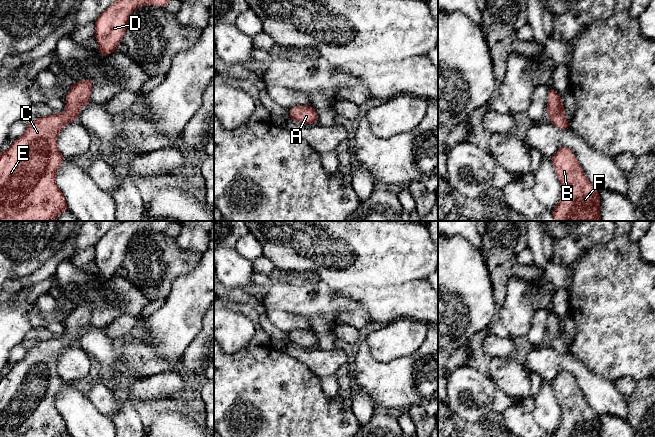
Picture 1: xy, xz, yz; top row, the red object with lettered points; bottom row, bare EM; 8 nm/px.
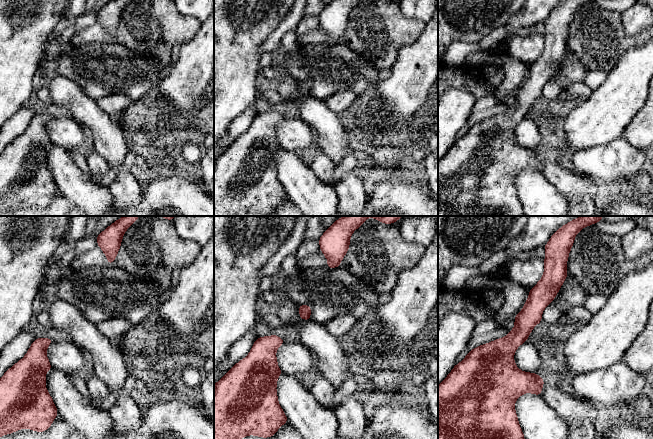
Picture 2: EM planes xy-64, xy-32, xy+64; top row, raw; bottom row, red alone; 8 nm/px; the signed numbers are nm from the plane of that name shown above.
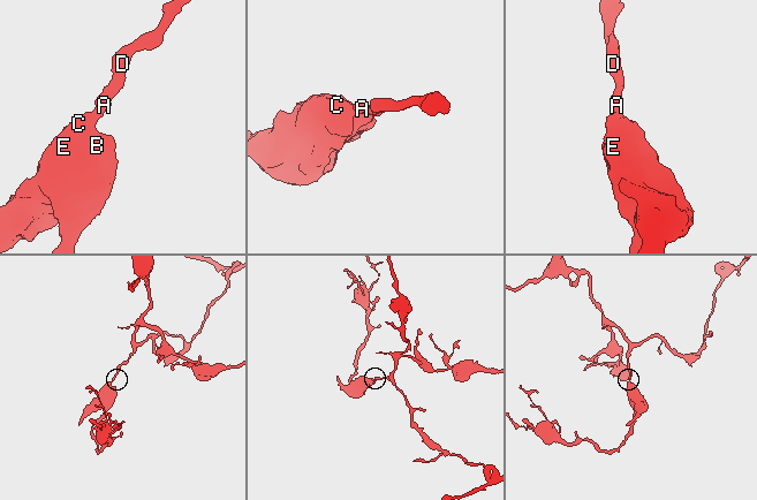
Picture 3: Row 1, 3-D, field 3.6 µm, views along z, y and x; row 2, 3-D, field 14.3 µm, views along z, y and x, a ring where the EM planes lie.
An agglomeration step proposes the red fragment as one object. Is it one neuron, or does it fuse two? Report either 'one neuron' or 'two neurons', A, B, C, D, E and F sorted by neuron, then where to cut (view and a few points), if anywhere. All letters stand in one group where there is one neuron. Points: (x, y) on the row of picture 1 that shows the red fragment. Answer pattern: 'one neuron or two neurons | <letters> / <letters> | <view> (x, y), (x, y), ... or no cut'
one neuron | A B C D E F | no cut

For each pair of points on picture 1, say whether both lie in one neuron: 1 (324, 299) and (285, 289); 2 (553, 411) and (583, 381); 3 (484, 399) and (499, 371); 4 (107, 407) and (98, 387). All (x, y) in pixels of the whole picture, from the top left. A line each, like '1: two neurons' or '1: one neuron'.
1: one neuron
2: two neurons
3: two neurons
4: one neuron

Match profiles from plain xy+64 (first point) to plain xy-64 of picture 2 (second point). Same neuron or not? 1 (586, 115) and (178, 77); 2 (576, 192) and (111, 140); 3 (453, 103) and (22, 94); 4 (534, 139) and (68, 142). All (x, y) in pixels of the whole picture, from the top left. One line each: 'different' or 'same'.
1: same
2: different
3: same
4: same

